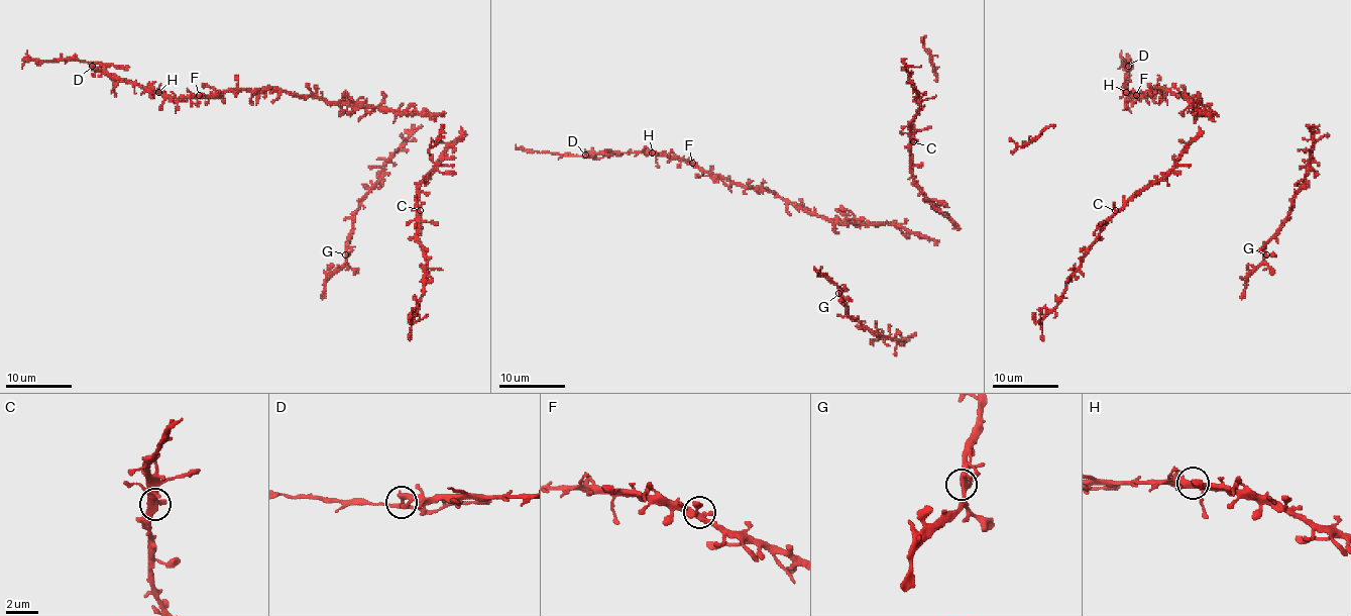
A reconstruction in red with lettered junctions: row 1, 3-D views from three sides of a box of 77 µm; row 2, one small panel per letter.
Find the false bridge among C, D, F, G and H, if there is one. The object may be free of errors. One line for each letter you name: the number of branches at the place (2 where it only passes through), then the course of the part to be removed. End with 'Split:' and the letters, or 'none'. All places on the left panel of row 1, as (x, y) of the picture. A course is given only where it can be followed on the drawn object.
D: branches 4; course (91, 65), (78, 61), (28, 61), (22, 69)
Split: D

